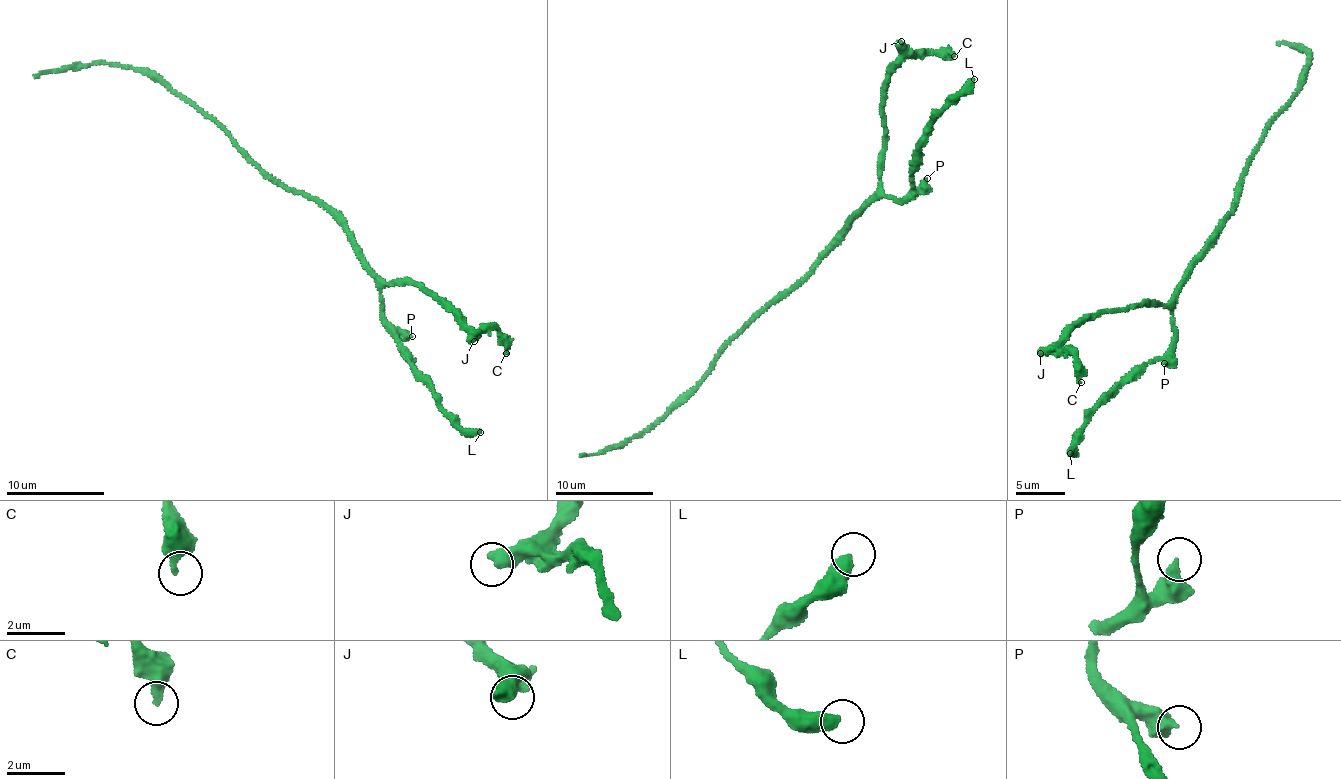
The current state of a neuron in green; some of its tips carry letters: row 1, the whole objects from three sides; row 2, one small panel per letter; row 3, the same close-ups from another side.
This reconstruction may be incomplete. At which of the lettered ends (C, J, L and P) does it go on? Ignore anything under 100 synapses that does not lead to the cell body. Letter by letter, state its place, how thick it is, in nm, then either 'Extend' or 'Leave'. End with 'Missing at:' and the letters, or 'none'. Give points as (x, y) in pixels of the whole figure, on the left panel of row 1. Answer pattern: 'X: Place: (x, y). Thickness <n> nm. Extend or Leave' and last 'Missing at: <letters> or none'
C: Place: (506, 353). Thickness 320 nm. Leave
J: Place: (474, 341). Thickness 550 nm. Leave
L: Place: (480, 432). Thickness 480 nm. Leave
P: Place: (412, 336). Thickness 400 nm. Leave
Missing at: none

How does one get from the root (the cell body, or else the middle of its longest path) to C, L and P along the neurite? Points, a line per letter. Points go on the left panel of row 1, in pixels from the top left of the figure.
C: (306, 194), (341, 218), (374, 274), (394, 286), (406, 283), (432, 291), (471, 331), (494, 328), (506, 353)
L: (306, 194), (332, 212), (342, 226), (363, 268), (380, 289), (383, 318), (445, 413), (463, 429), (480, 432)
P: (306, 194), (332, 212), (342, 226), (363, 268), (375, 279), (380, 289), (383, 318), (412, 336)

